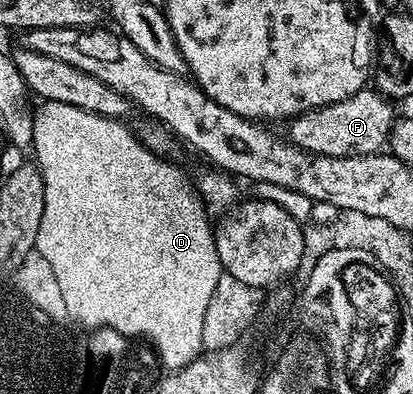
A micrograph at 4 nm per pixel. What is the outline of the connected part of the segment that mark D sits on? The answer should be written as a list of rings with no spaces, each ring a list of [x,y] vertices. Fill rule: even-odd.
[[[50,100],[44,101],[40,105],[41,109],[36,109],[34,120],[34,138],[32,145],[32,155],[35,157],[35,163],[37,169],[41,172],[41,177],[43,178],[43,186],[45,187],[45,201],[43,202],[43,218],[39,222],[39,234],[37,235],[37,247],[36,252],[41,254],[43,258],[51,264],[51,271],[55,274],[55,280],[59,284],[60,293],[63,294],[63,301],[67,304],[67,310],[69,311],[70,317],[74,321],[76,319],[86,330],[94,330],[99,328],[113,328],[115,331],[119,331],[128,338],[134,338],[134,336],[146,336],[151,343],[157,347],[157,352],[161,355],[161,360],[163,363],[169,367],[169,370],[176,370],[179,368],[186,368],[186,366],[193,360],[196,360],[198,356],[202,355],[203,352],[203,318],[207,318],[207,305],[211,302],[211,294],[215,294],[215,285],[219,282],[219,278],[223,275],[223,269],[221,263],[219,262],[219,250],[215,246],[215,238],[213,233],[215,231],[214,225],[209,224],[209,219],[211,219],[210,213],[205,207],[205,201],[201,199],[198,189],[176,168],[173,164],[168,164],[170,161],[168,159],[156,156],[154,152],[149,152],[141,143],[137,140],[136,136],[133,135],[130,125],[128,123],[122,122],[121,120],[112,120],[106,116],[100,116],[99,114],[91,114],[87,110],[79,110],[79,106],[67,106],[63,102],[51,102]]]

